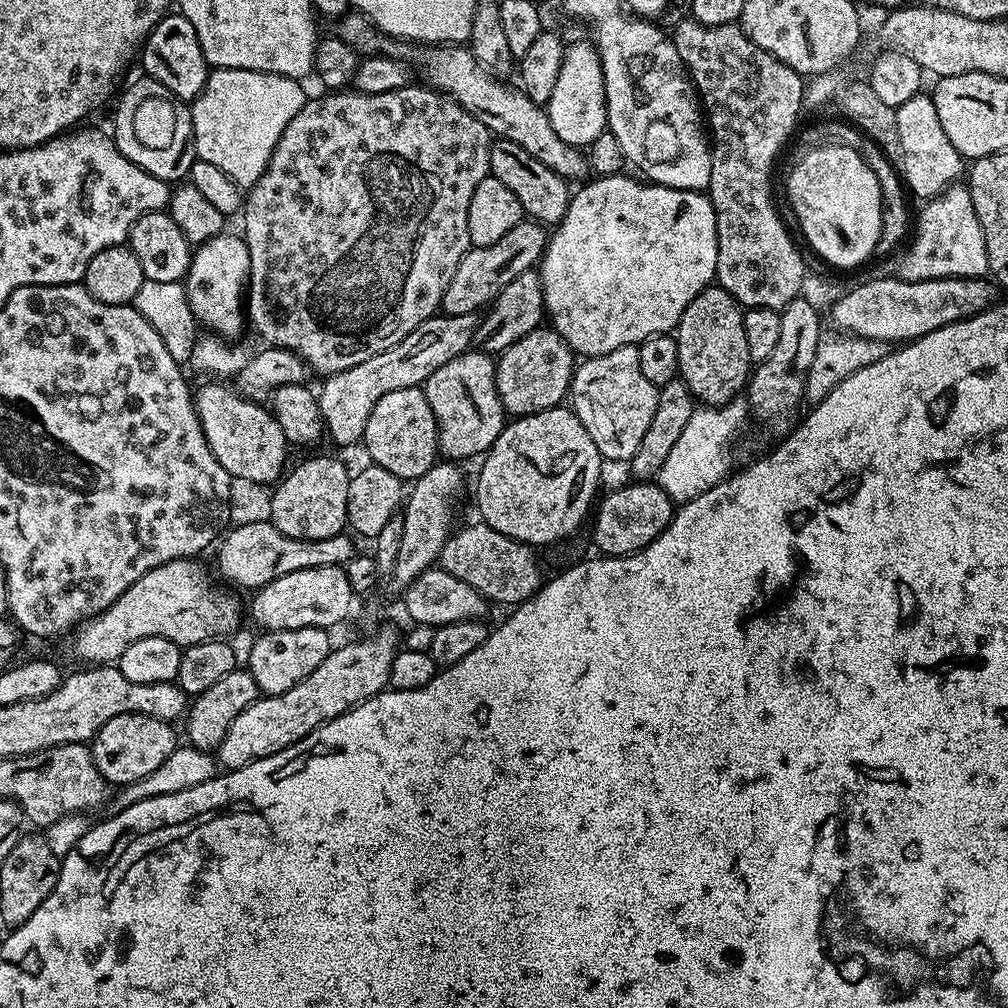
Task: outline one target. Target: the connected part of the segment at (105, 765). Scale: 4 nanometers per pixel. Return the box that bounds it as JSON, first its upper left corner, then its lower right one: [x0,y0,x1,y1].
[90,714,178,786]

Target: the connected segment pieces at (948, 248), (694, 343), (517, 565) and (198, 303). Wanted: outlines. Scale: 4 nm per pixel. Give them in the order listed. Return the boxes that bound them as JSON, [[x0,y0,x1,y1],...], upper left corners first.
[[899,182,987,282],[674,286,754,406],[439,522,542,606],[183,230,250,338]]

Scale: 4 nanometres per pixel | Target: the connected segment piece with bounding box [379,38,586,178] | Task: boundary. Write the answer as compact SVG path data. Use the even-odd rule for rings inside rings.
M381 39L379 51L386 56L395 56L413 65L424 75L423 83L459 102L482 126L486 126L493 137L512 140L526 154L538 158L542 166L550 166L559 176L573 178L586 172L586 156L581 149L572 148L558 134L554 134L554 126L550 126L547 111L541 105L530 102L530 98L519 87L512 88L501 77L492 76L474 58L471 50L464 46L424 46L412 56L413 45L391 39Z

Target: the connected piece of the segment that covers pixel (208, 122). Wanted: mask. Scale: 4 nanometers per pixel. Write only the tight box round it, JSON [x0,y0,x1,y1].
[190,68,306,189]

